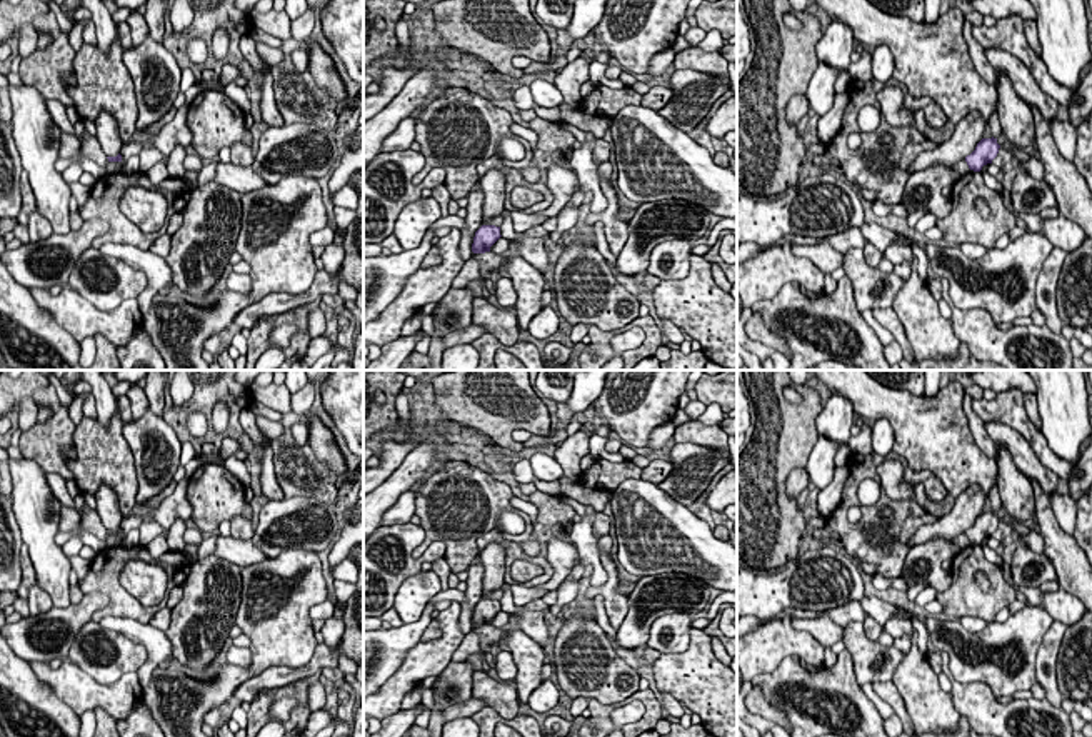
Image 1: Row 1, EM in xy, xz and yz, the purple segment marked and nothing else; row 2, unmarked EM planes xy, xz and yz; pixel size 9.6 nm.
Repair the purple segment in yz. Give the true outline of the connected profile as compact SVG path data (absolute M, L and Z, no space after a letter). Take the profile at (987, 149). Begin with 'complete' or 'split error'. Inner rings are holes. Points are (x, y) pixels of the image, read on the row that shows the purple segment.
complete; M982 138L975 150L965 157L965 162L970 170L980 172L984 165L992 163L992 160L997 157L1000 145L997 143L997 138Z

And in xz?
complete; M482 225L473 237L472 252L485 253L490 252L490 247L500 238L500 227Z

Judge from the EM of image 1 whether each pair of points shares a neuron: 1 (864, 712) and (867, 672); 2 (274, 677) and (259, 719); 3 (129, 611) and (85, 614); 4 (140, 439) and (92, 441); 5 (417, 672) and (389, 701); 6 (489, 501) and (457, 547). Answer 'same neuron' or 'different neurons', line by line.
1: different neurons
2: different neurons
3: different neurons
4: different neurons
5: same neuron
6: same neuron

